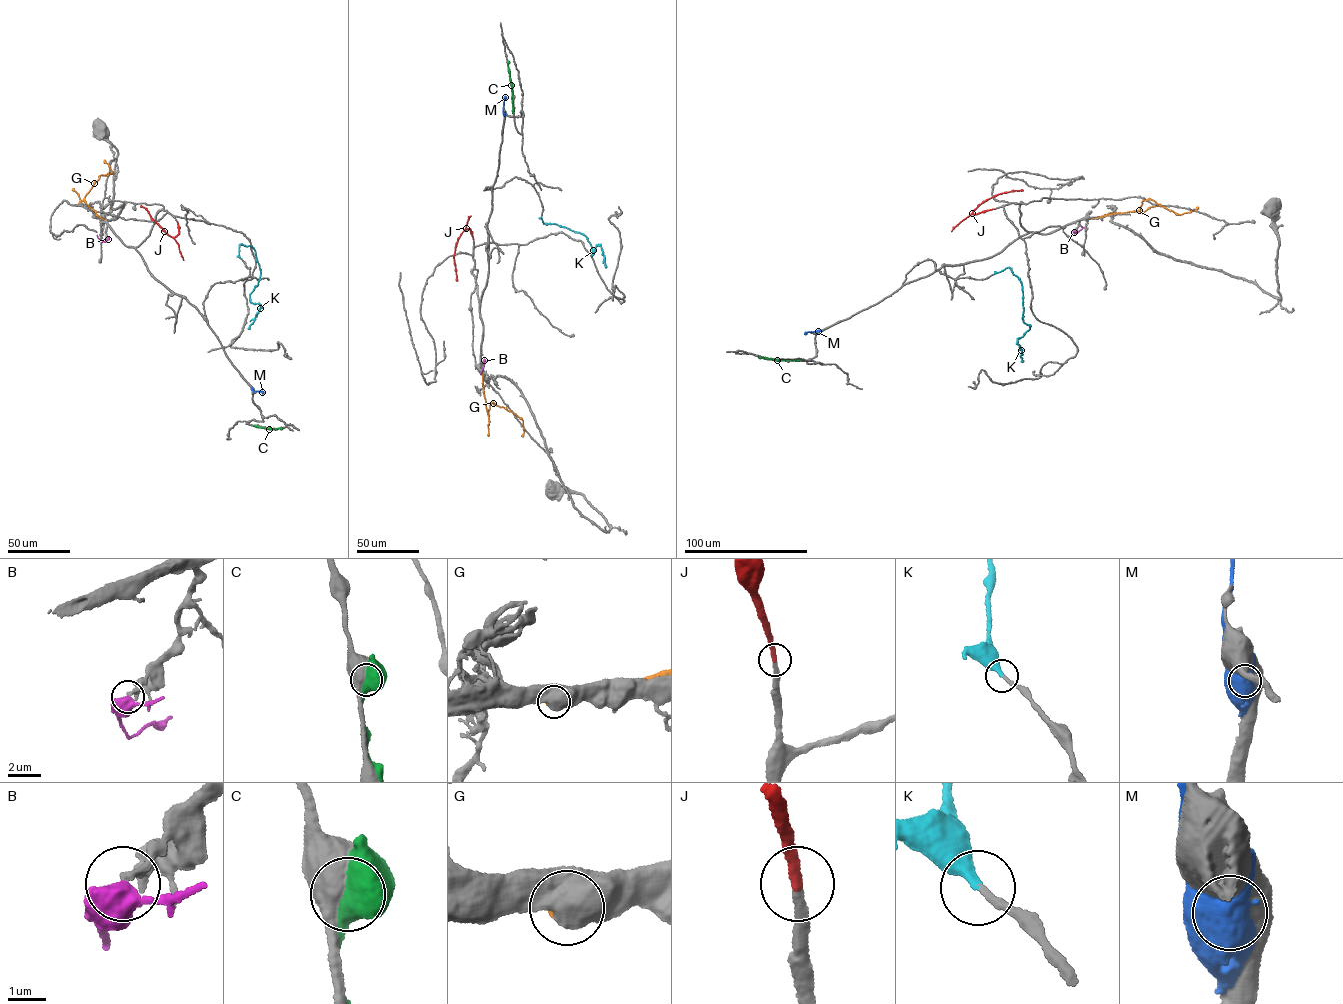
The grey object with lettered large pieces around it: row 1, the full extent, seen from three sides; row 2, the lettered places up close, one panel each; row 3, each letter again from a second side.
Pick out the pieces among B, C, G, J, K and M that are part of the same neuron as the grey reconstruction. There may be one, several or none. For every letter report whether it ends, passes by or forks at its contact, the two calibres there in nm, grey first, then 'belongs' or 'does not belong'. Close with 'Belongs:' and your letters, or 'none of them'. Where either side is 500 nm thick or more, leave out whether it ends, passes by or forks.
B: it forks there; 130 nm thick on the grey side, 480 nm on the other; does not belong
C: 600 nm thick on the grey side, 650 nm on the other; does not belong
G: 750 nm thick on the grey side, 320 nm on the other; does not belong
J: it ends there; 240 nm thick on the grey side, 280 nm on the other; belongs
K: it ends there; 200 nm thick on the grey side, 340 nm on the other; belongs
M: 900 nm thick on the grey side, 750 nm on the other; does not belong
Belongs: J, K

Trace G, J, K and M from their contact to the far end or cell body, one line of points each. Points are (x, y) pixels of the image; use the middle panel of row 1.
G: (483, 371), (487, 413), (493, 402), (510, 410), (522, 419), (521, 436)
J: (473, 239), (468, 229), (458, 240), (454, 258), (456, 281)
K: (541, 216), (544, 223), (556, 224), (586, 237), (592, 256), (600, 244), (605, 267)
M: (504, 114), (505, 96)

